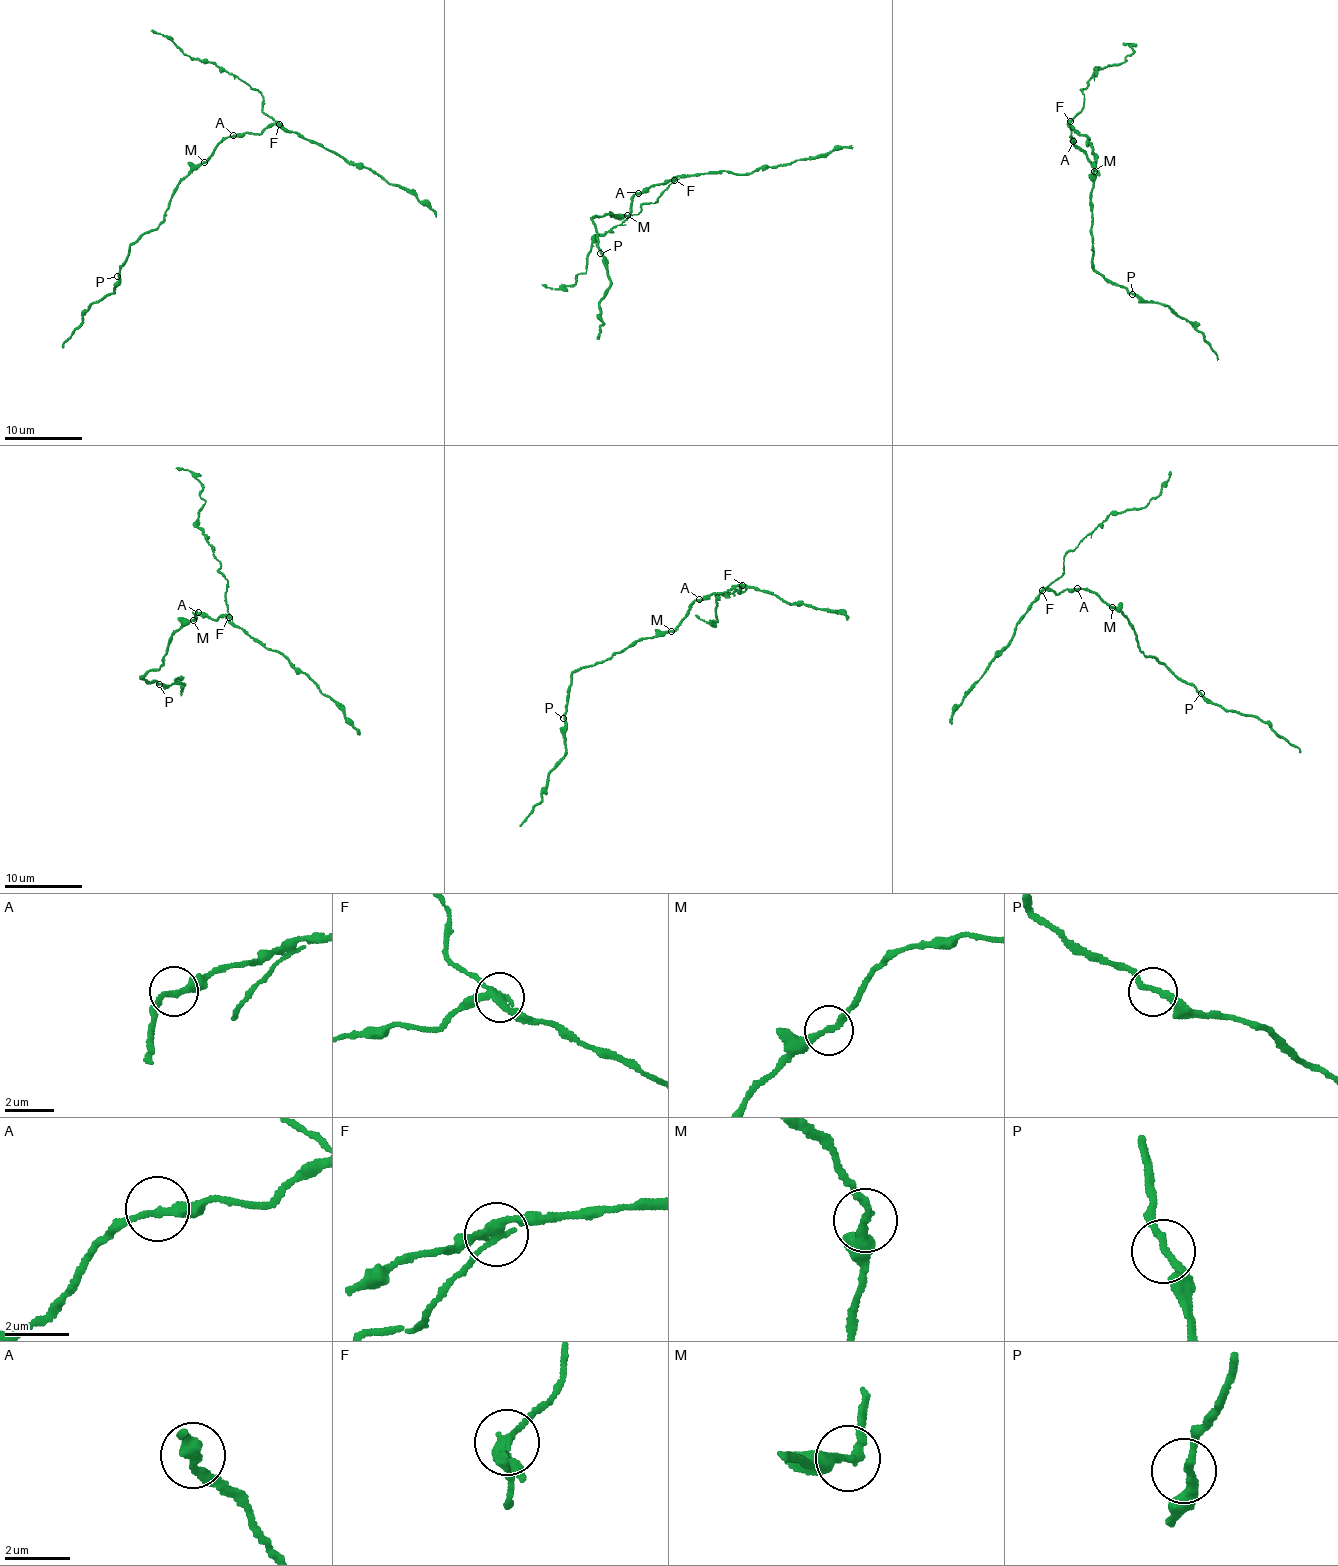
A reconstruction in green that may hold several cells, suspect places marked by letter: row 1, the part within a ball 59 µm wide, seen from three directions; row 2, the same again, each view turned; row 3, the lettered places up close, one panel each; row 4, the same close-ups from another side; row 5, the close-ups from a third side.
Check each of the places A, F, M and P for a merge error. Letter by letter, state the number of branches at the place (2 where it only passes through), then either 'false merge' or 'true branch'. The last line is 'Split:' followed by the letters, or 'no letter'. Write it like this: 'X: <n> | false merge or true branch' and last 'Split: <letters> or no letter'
A: 2 | true branch
F: 3 | false merge
M: 2 | true branch
P: 2 | true branch
Split: F

